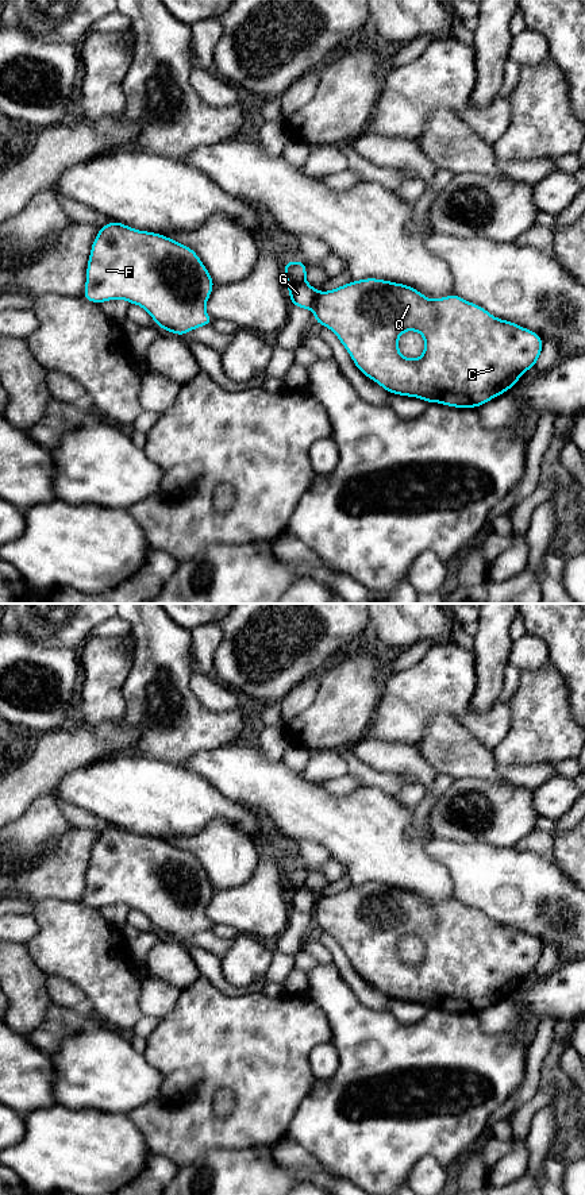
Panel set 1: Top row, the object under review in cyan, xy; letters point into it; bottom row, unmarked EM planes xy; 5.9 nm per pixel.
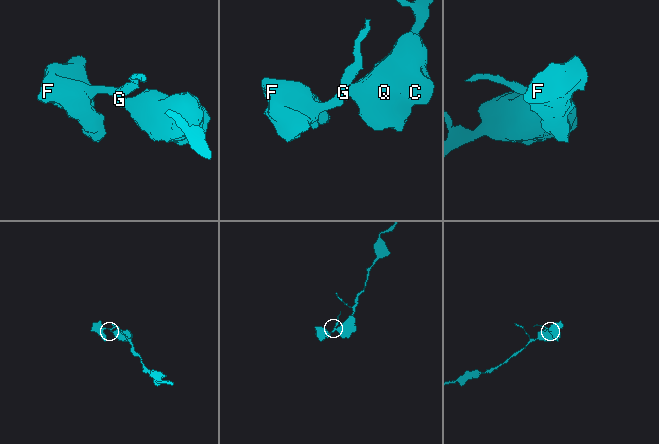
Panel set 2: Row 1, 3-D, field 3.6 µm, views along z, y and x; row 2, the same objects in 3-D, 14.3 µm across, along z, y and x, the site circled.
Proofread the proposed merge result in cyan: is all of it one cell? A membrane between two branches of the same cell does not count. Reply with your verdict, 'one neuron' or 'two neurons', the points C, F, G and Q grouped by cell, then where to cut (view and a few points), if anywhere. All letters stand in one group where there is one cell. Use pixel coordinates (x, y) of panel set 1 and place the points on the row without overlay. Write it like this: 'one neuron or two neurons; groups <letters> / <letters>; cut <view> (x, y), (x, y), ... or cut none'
two neurons; groups C Q / F G; cut xy (318, 897), (311, 913)

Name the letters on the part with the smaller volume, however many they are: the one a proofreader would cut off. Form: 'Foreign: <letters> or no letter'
Foreign: F, G

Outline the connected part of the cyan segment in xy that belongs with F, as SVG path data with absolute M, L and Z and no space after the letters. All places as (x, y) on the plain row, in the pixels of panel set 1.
M109 825L92 848L82 902L93 909L118 903L136 909L153 922L155 930L184 941L213 928L215 924L205 918L213 891L209 876L189 851L162 839L139 836Z

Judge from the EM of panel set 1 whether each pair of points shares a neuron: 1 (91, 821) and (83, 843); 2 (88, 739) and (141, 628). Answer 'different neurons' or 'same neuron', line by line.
1: different neurons
2: different neurons

